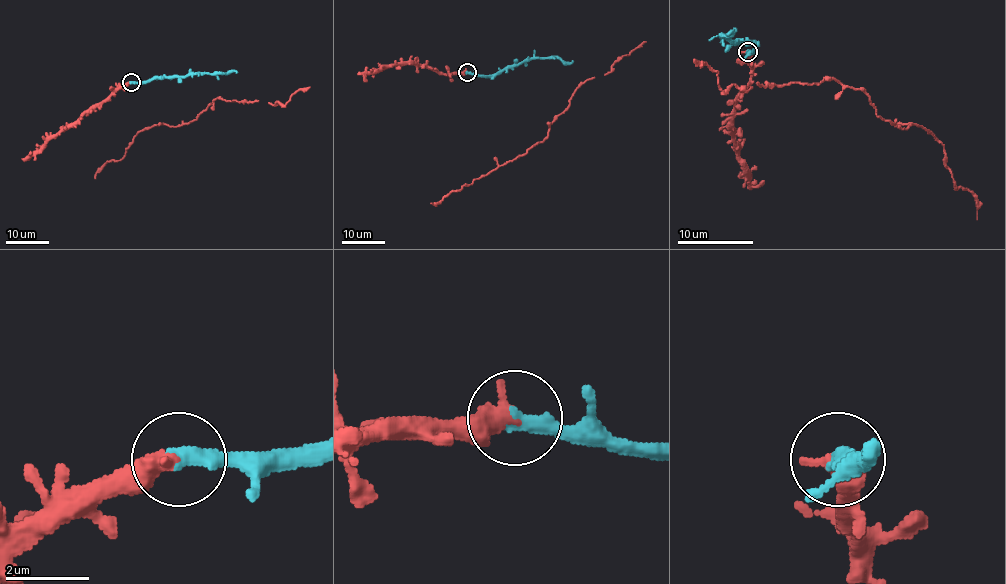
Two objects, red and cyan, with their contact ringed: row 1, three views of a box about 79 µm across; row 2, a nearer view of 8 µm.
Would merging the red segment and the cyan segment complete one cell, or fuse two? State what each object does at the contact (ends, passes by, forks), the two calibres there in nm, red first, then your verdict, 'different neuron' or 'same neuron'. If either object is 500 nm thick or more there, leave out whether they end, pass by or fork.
red ends; cyan ends; calibres 440 and 440 nm; same neuron

